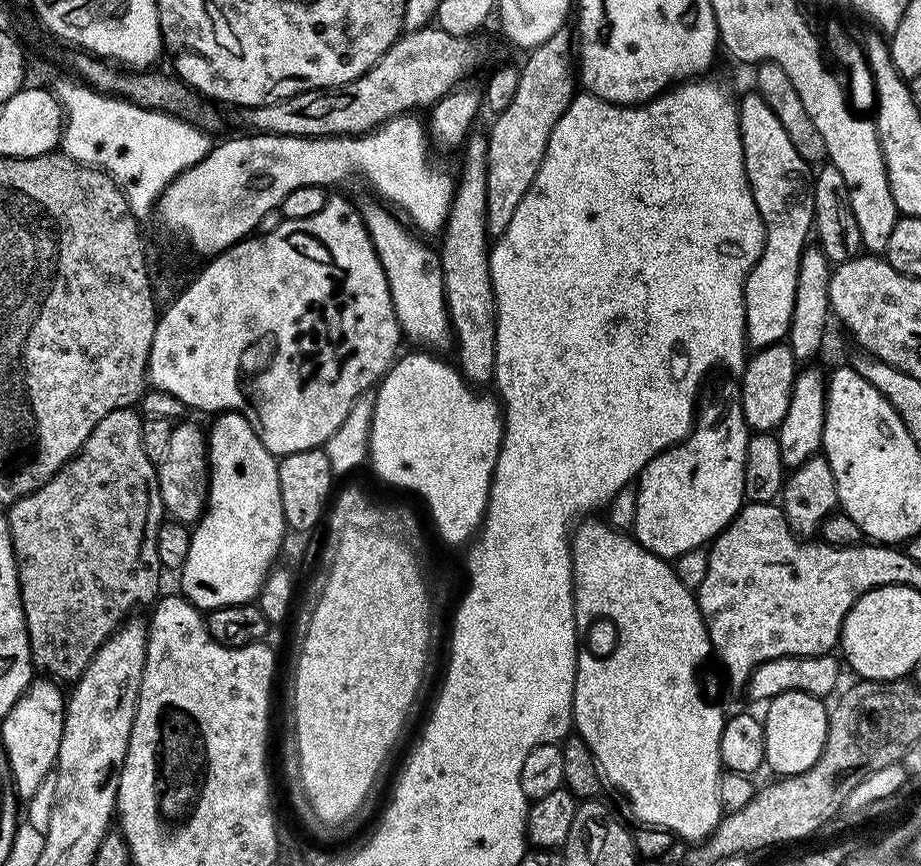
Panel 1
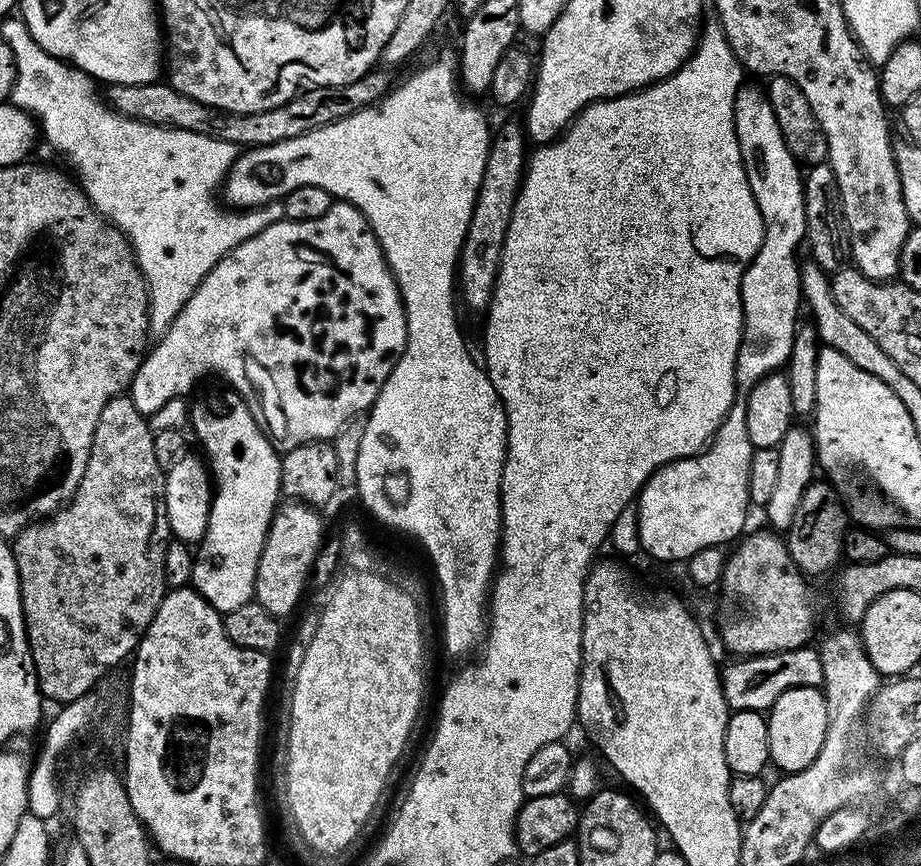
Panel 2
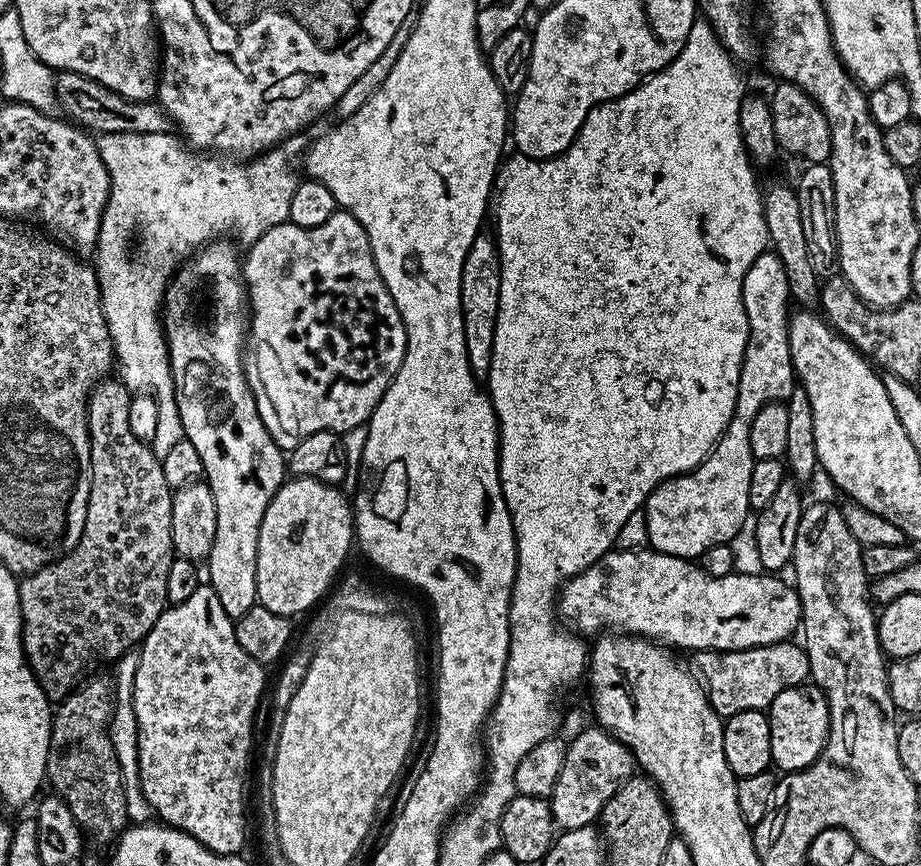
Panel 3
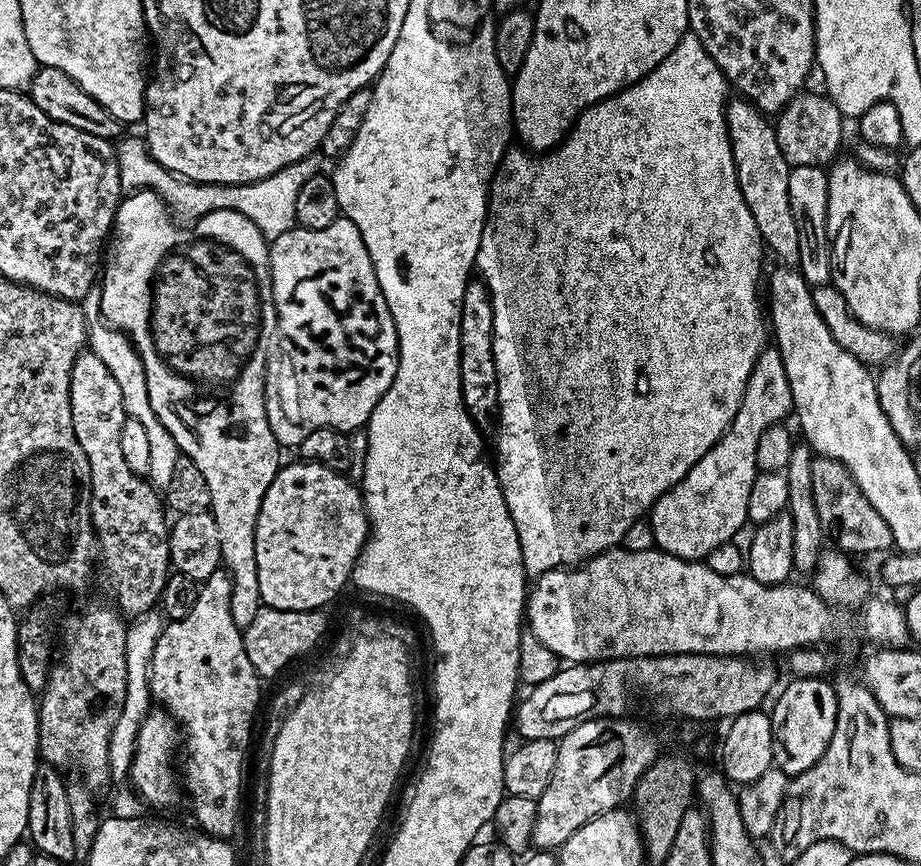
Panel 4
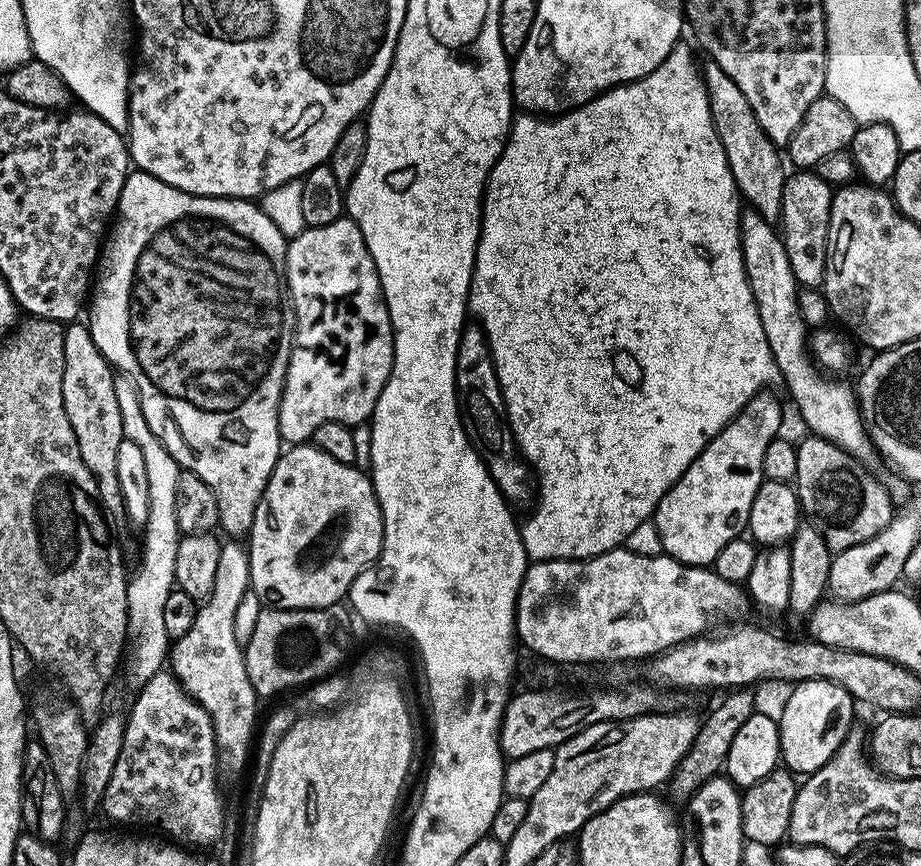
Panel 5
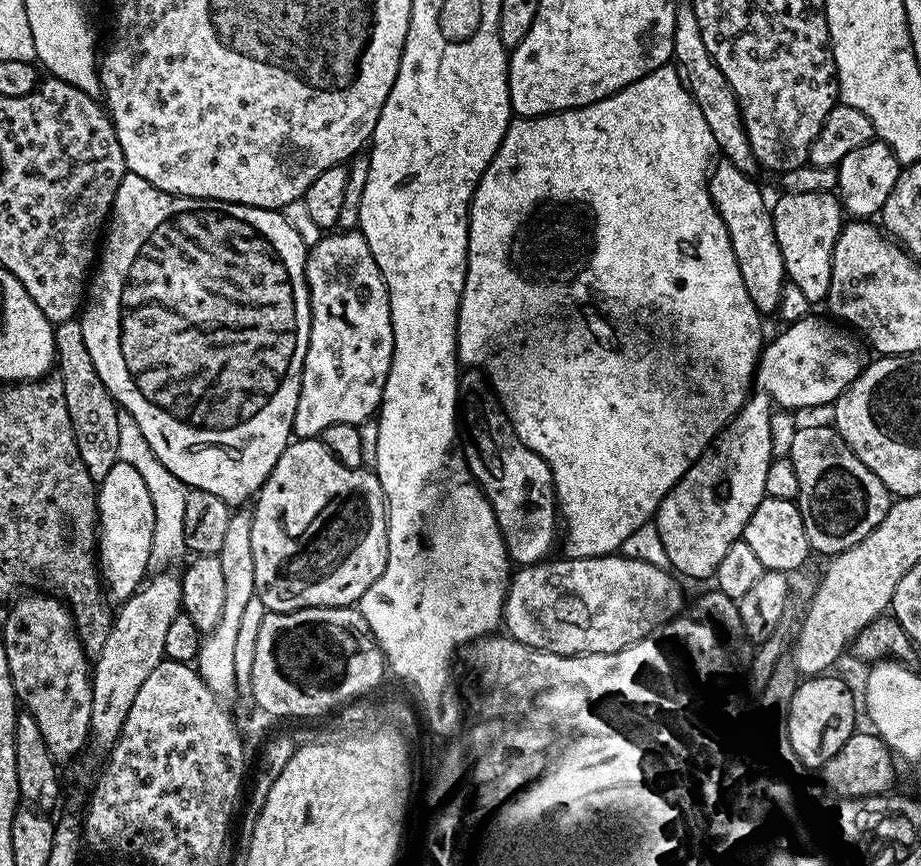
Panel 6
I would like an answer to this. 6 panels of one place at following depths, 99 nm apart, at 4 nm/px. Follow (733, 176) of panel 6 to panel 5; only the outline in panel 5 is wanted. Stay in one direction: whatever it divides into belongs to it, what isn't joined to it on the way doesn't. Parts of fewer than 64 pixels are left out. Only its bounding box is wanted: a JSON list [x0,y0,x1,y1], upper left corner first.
[740,210,874,462]

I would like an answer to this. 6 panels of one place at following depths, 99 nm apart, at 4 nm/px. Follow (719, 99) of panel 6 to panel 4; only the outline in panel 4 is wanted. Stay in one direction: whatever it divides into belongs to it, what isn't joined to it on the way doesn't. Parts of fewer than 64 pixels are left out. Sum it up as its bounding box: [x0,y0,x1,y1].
[724,98,799,265]

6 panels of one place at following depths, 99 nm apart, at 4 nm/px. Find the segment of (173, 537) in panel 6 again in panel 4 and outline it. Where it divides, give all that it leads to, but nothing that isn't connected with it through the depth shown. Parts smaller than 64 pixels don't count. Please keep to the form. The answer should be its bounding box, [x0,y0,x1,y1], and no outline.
[90,327,182,788]

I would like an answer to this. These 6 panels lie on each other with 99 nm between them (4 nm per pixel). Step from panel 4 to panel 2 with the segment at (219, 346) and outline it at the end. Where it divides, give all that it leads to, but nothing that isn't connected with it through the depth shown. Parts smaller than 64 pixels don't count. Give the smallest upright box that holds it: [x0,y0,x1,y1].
[191,391,282,614]

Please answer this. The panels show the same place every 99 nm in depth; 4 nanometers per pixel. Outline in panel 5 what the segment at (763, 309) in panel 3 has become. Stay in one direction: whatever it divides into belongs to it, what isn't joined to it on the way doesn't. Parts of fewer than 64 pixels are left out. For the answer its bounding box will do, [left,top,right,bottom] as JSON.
[654,395,780,566]

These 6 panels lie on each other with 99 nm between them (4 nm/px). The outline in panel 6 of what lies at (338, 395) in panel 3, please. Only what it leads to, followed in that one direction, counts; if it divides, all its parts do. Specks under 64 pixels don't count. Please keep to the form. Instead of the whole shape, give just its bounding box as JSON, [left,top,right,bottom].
[292,230,394,438]

